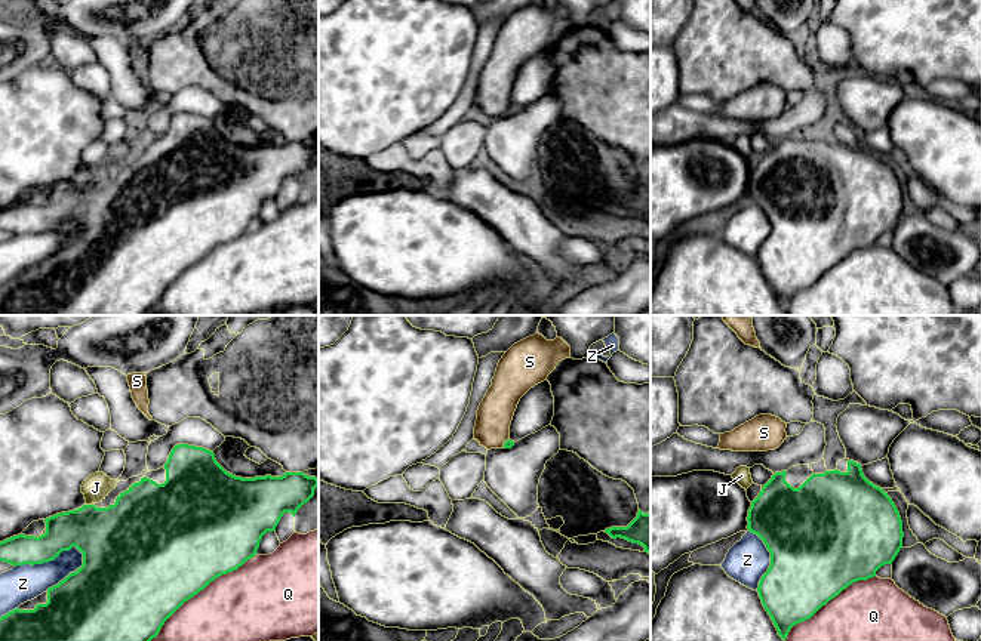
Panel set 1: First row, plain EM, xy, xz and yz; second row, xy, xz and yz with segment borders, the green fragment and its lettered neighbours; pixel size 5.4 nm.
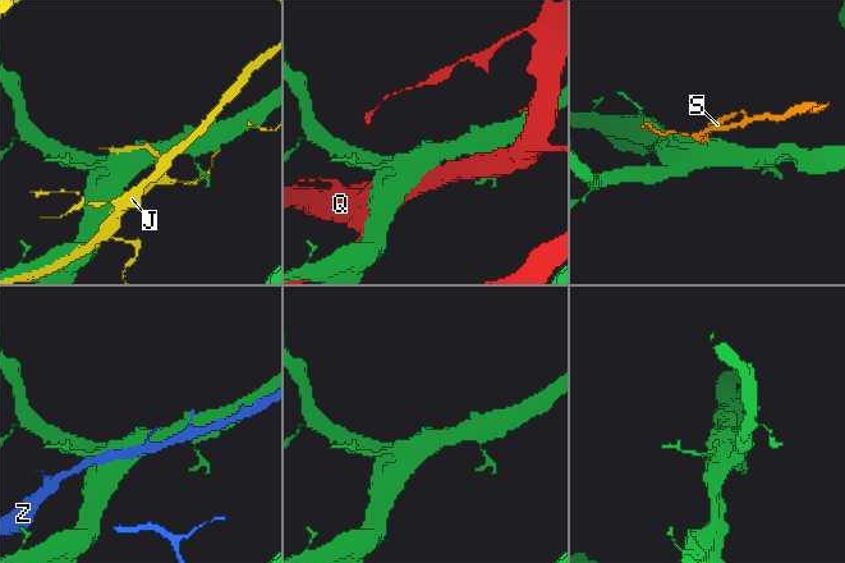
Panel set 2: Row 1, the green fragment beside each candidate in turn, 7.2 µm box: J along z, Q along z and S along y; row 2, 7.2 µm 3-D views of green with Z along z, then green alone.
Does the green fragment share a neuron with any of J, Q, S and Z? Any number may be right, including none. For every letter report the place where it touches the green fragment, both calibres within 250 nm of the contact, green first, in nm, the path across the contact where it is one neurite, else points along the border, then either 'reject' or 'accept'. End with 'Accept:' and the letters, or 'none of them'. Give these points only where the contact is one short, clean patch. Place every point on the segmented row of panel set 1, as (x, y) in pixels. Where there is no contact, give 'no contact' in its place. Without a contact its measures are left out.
J: meets green in xy at (89, 505); 380 nm thick on the green side, 150 nm on the other; reject
Q: meets green in xy at (200, 589); 500 nm thick on the green side, 380 nm on the other; reject
S: meets green in xz at (504, 443); 50 nm thick on the green side, 190 nm on the other; runs through xz (509, 443), (504, 443), (495, 434), (495, 413); accept
Z: meets green in xy at (49, 560); 240 nm thick on the green side, 200 nm on the other; reject
Accept: S

